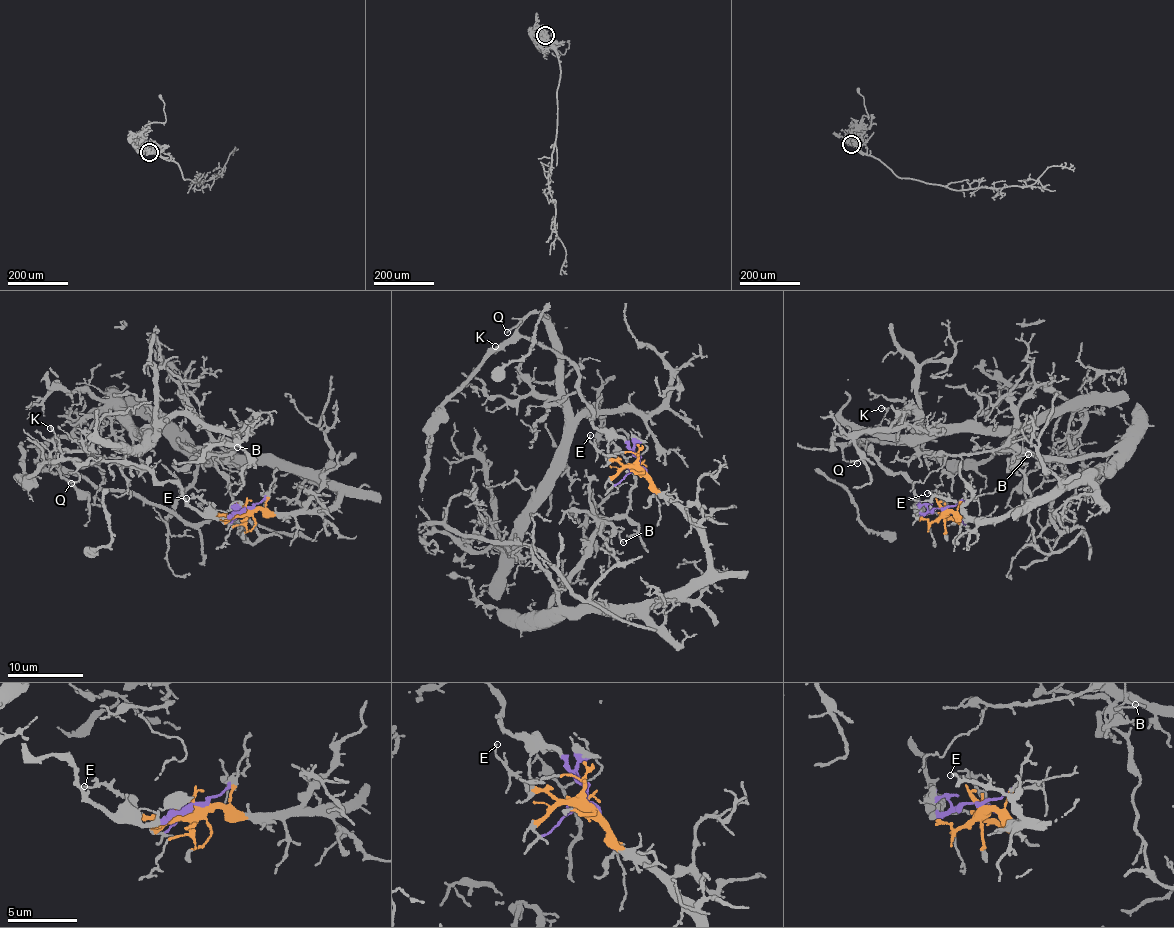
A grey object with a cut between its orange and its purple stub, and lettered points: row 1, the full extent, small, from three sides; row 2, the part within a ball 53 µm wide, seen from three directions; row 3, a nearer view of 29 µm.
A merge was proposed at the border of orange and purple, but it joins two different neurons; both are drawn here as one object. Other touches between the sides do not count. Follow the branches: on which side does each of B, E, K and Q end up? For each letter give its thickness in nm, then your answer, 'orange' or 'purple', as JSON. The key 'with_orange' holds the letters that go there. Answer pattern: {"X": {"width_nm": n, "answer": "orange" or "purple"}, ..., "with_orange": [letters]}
{"B": {"width_nm": 100, "answer": "orange"}, "E": {"width_nm": 110, "answer": "orange"}, "K": {"width_nm": 150, "answer": "purple"}, "Q": {"width_nm": 100, "answer": "purple"}, "with_orange": ["B", "E"]}

